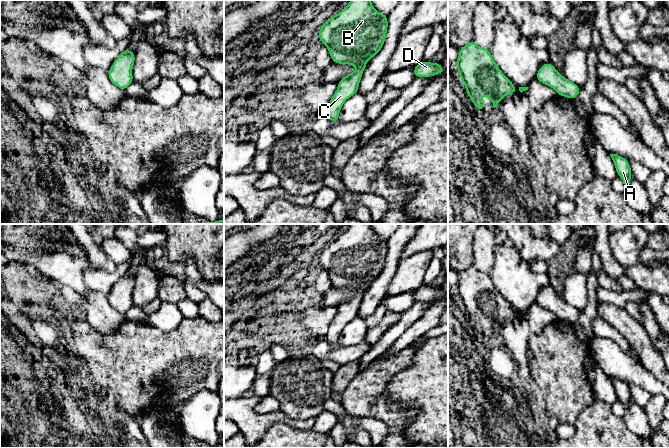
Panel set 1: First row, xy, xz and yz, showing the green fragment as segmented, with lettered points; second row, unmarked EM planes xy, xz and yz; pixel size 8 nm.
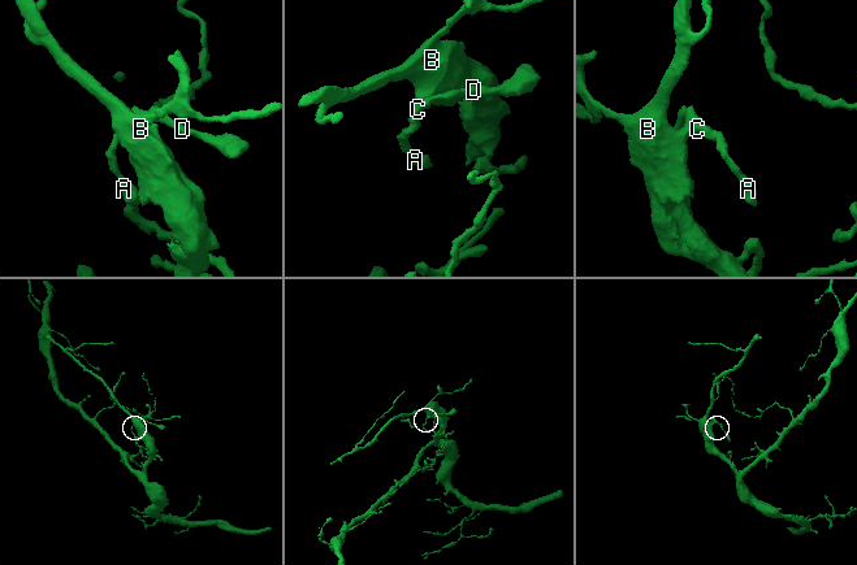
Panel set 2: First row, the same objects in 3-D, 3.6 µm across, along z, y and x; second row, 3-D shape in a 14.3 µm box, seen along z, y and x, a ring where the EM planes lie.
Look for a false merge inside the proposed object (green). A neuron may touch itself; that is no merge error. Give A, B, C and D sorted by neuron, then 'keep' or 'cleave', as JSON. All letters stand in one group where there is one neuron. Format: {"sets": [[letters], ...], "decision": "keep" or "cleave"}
{"sets": [["A", "B", "C", "D"]], "decision": "keep"}

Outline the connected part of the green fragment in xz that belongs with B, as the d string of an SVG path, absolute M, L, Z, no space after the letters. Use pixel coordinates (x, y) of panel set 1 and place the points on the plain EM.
M351 224L338 238L320 252L318 262L328 272L336 288L356 289L357 294L338 306L325 339L339 346L339 336L345 325L358 316L367 284L380 275L388 253L387 239L379 237L371 224Z

